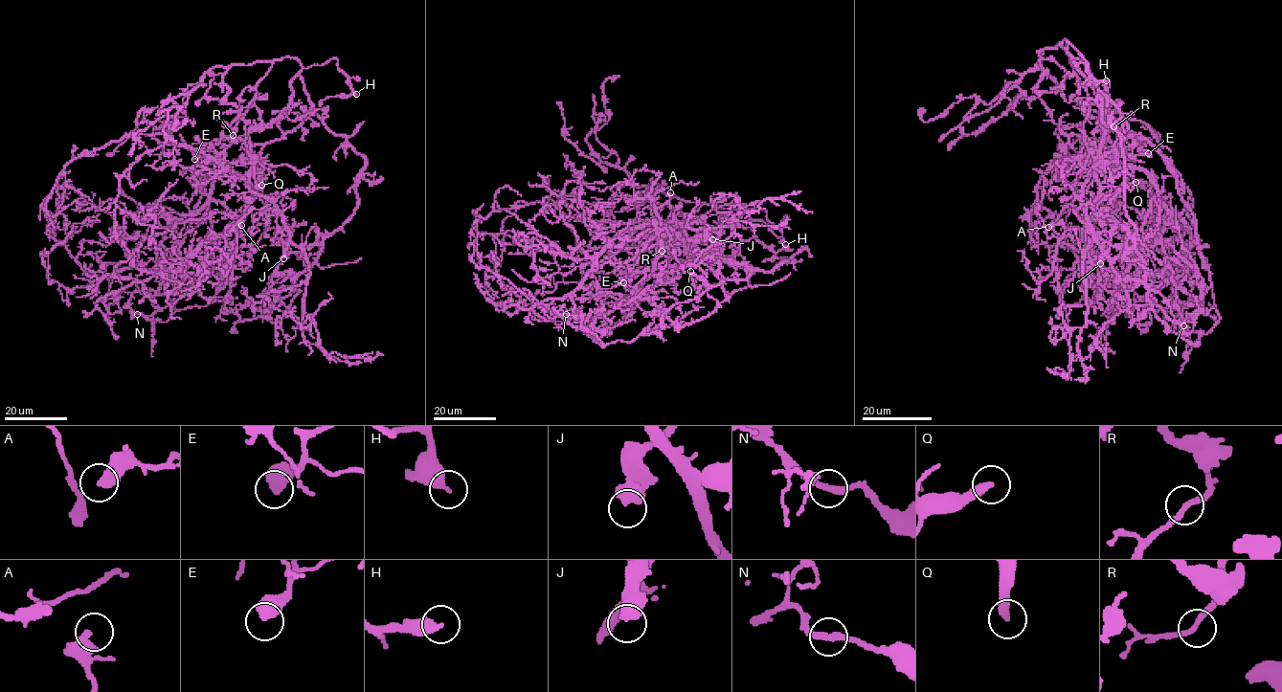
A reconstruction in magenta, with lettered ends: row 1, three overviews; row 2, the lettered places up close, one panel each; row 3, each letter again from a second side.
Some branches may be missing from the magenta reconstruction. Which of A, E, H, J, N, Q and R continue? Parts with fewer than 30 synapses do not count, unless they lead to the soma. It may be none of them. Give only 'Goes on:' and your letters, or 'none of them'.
Goes on: Q

